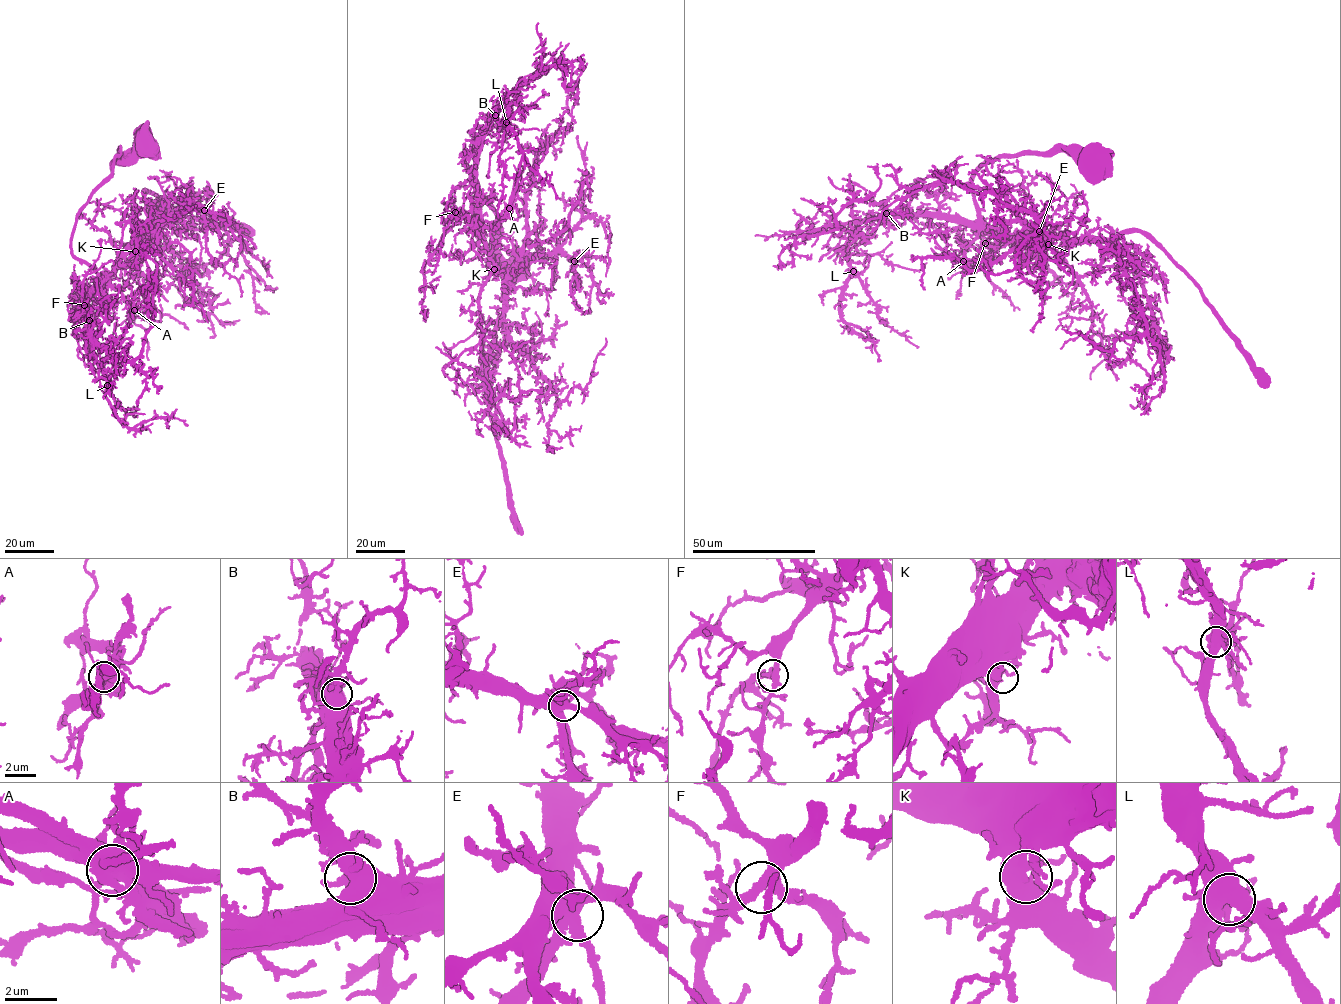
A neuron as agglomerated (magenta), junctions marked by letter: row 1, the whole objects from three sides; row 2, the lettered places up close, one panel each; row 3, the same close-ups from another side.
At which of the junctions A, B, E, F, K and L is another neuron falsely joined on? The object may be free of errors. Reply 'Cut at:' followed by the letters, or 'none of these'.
Cut at: A

